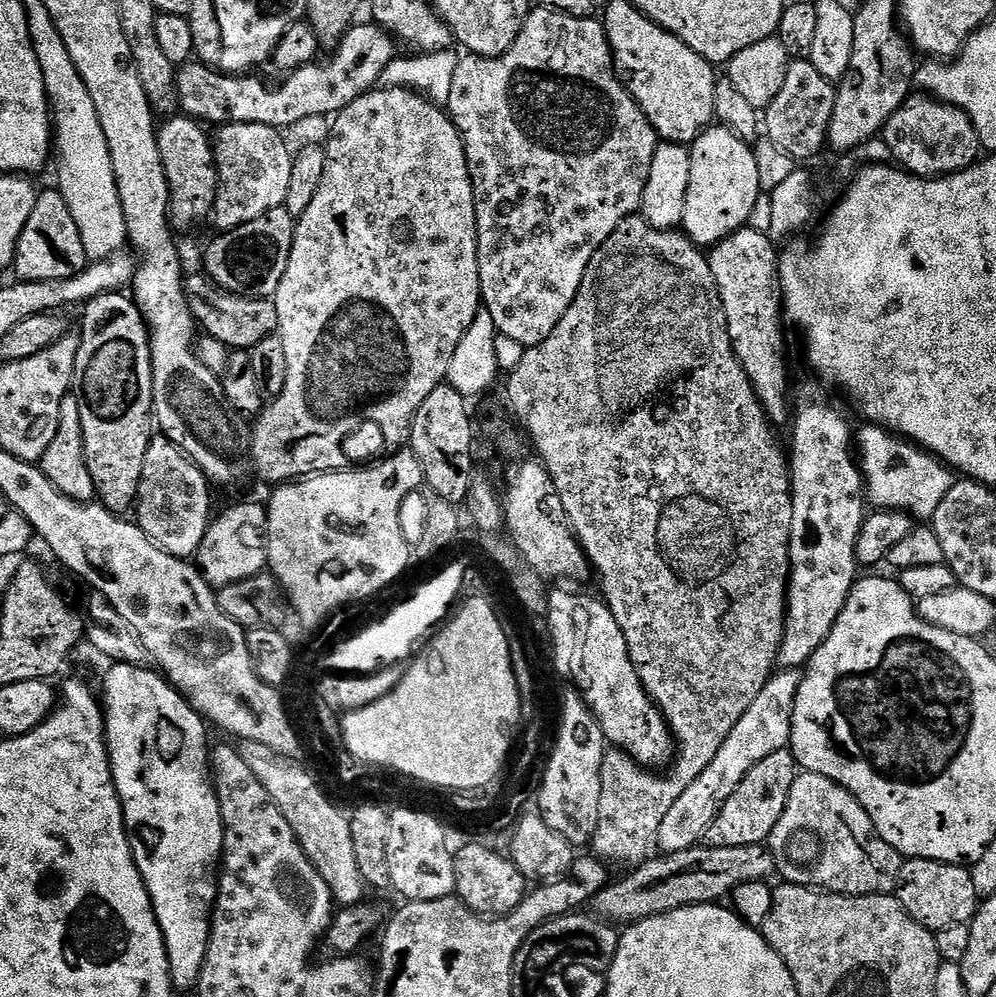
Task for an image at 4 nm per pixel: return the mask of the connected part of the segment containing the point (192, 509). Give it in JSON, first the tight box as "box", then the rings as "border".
{"box":[135,434,214,560],"border":[[[163,434],[153,435],[146,450],[146,462],[142,466],[142,478],[136,495],[135,523],[166,554],[177,556],[180,560],[195,557],[214,516],[212,496],[208,491],[210,485],[200,467]]]}

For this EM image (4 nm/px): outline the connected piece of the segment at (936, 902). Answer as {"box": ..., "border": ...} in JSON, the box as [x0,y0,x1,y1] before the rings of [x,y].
{"box":[894,858,978,934],"border":[[[908,858],[900,865],[894,893],[900,905],[923,928],[935,934],[950,926],[971,924],[976,917],[978,897],[974,890],[974,878],[967,867],[943,864],[937,860]]]}

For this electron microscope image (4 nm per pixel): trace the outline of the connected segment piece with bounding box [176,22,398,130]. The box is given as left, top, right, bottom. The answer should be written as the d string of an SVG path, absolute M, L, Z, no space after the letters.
M353 23L345 32L339 46L331 53L329 64L313 62L303 64L295 72L283 77L281 84L268 84L264 88L256 74L225 74L203 62L179 65L176 74L176 99L181 113L187 114L208 126L223 126L248 122L287 130L303 120L315 116L335 117L350 102L380 84L382 70L397 59L397 41L379 24Z

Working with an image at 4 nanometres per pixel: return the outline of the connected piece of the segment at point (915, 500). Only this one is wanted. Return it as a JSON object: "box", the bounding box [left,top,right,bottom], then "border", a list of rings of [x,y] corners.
{"box":[858,426,956,522],"border":[[[864,426],[861,432],[859,429],[858,456],[862,461],[864,487],[871,507],[907,512],[920,522],[931,521],[934,510],[938,510],[939,503],[956,481],[948,466],[924,449],[875,426]]]}

